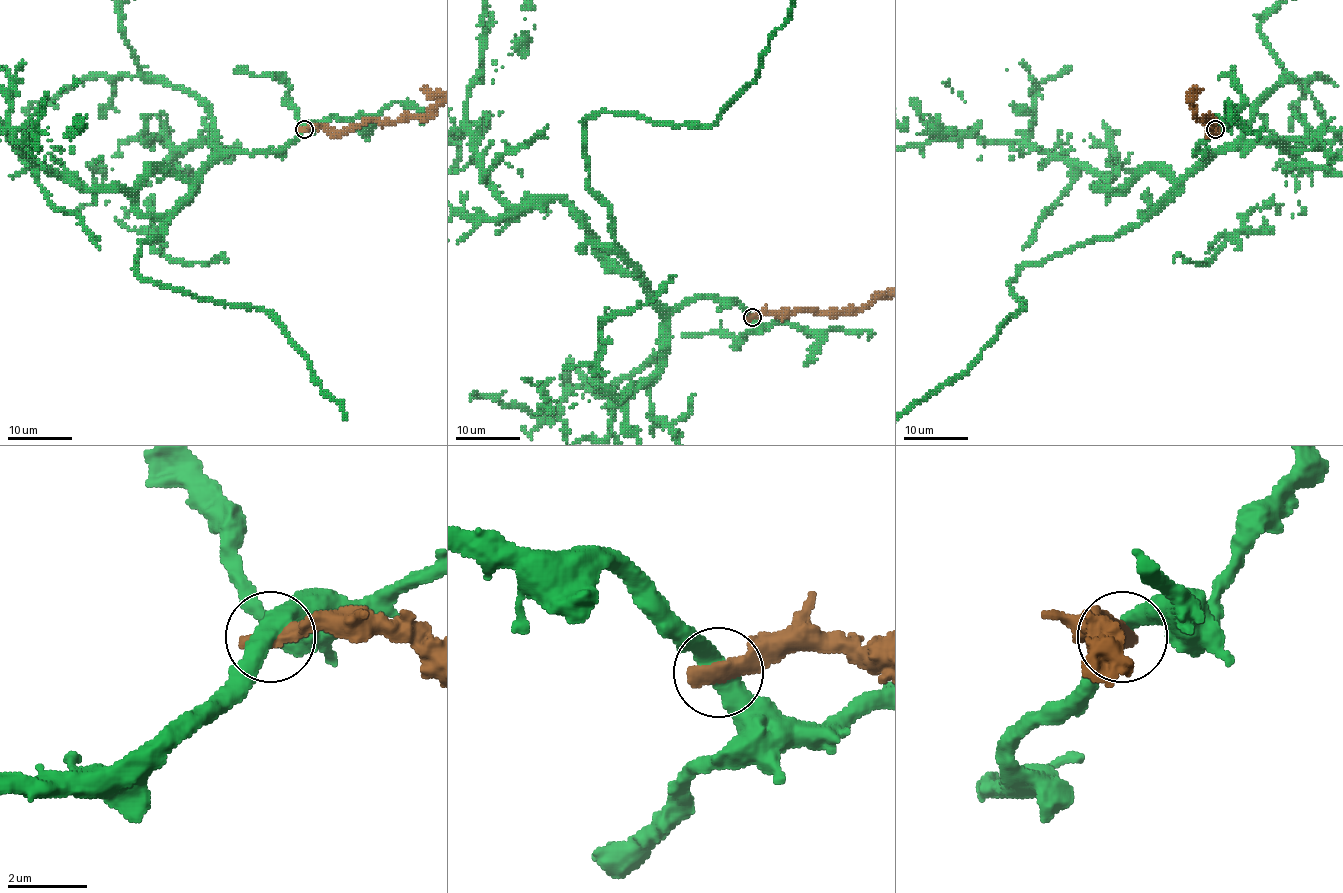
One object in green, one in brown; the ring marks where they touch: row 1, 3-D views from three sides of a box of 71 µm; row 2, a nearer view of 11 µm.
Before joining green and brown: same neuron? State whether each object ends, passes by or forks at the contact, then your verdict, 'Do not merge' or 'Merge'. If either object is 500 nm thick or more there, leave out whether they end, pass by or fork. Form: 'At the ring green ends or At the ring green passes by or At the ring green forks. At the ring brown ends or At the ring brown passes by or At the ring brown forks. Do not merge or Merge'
At the ring green passes by. At the ring brown ends. Do not merge

